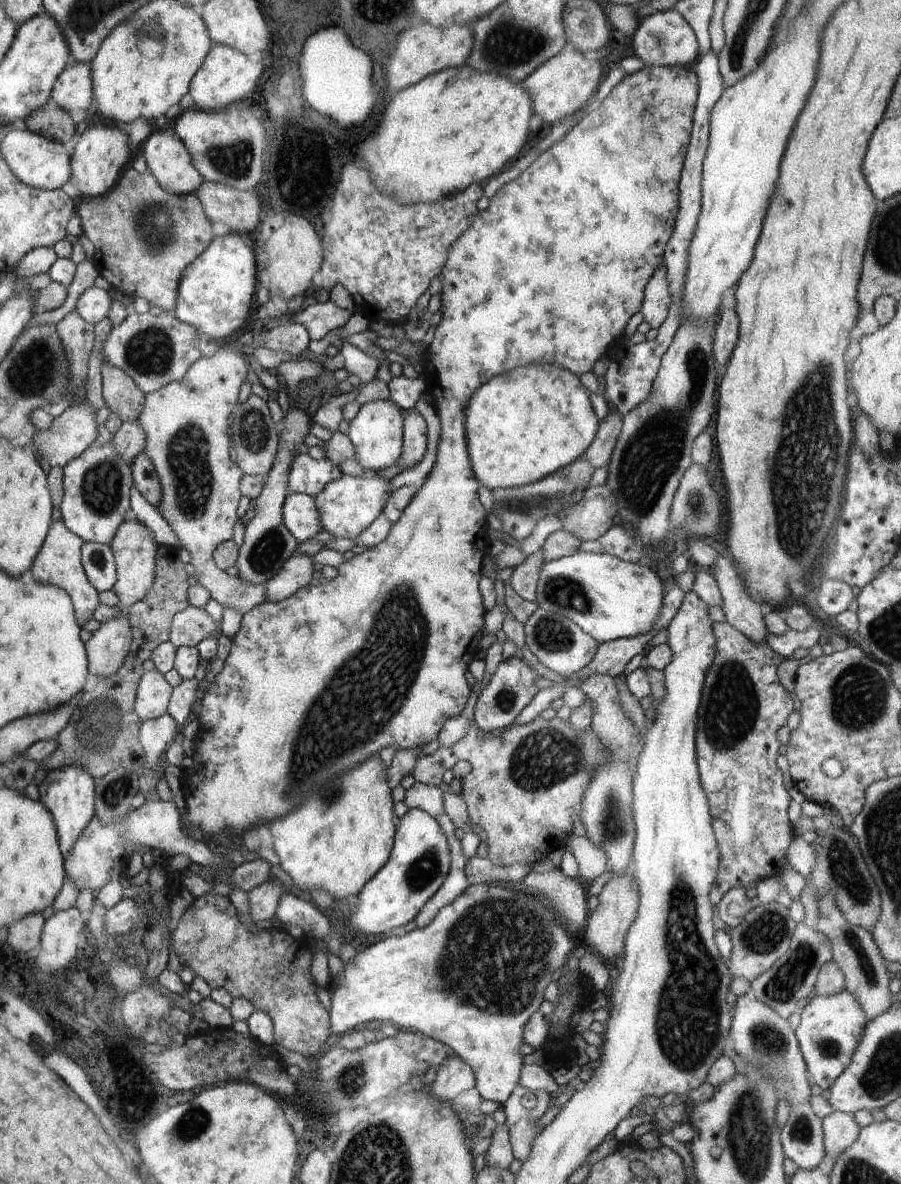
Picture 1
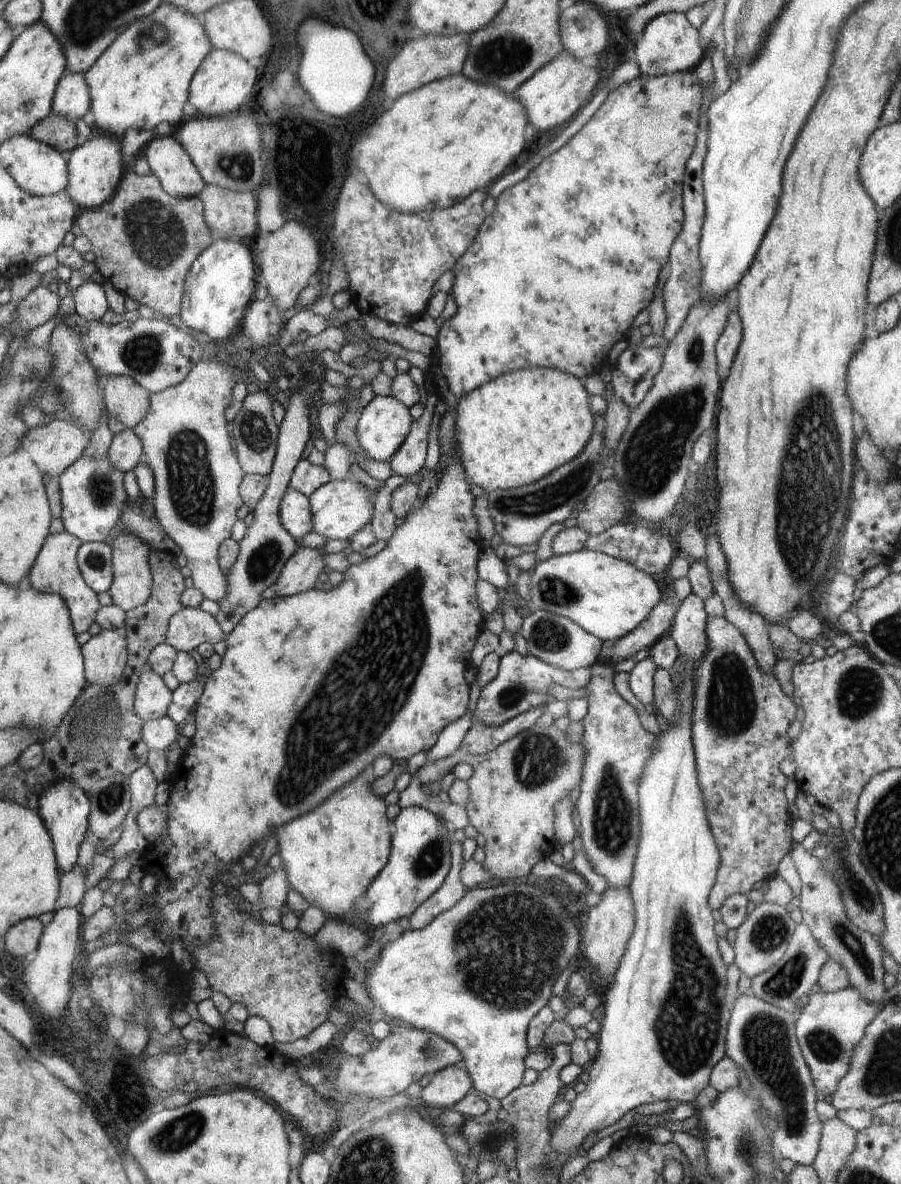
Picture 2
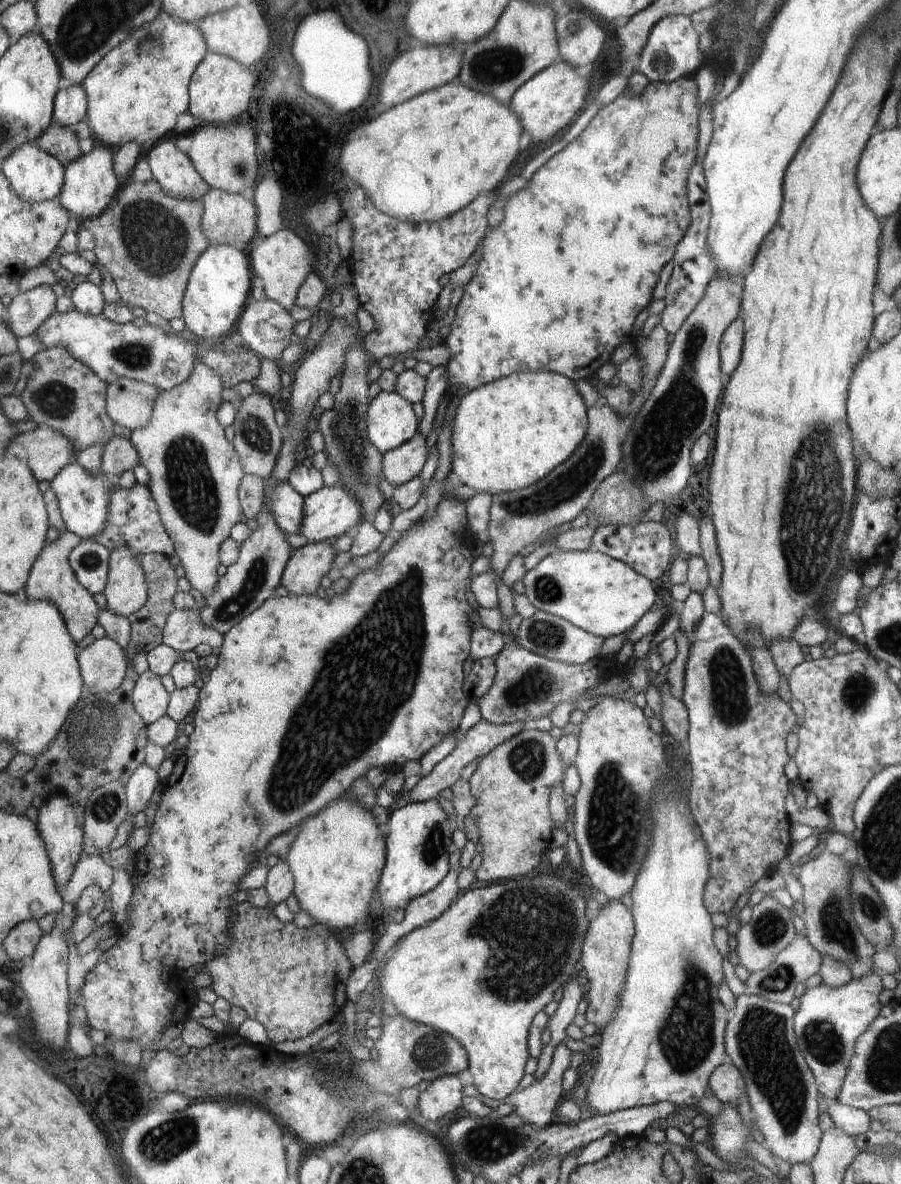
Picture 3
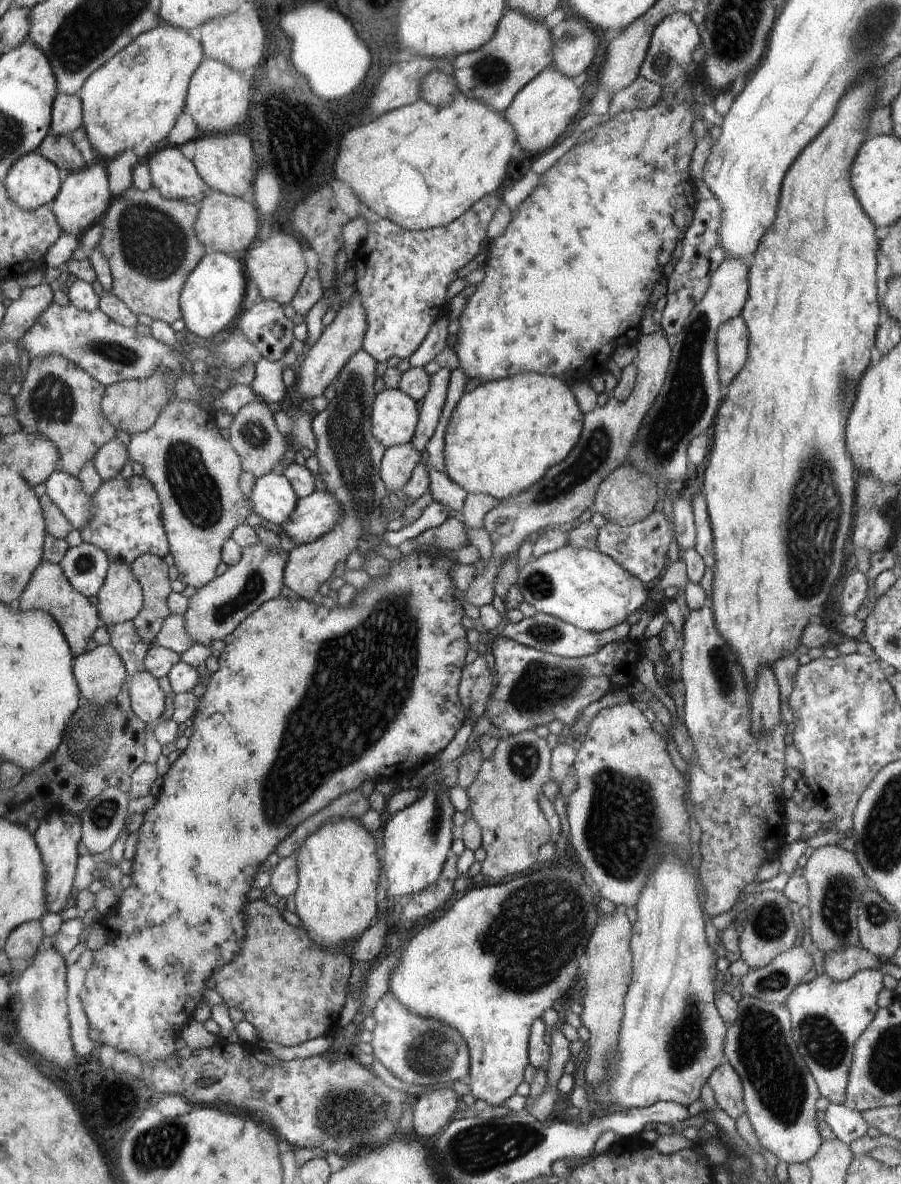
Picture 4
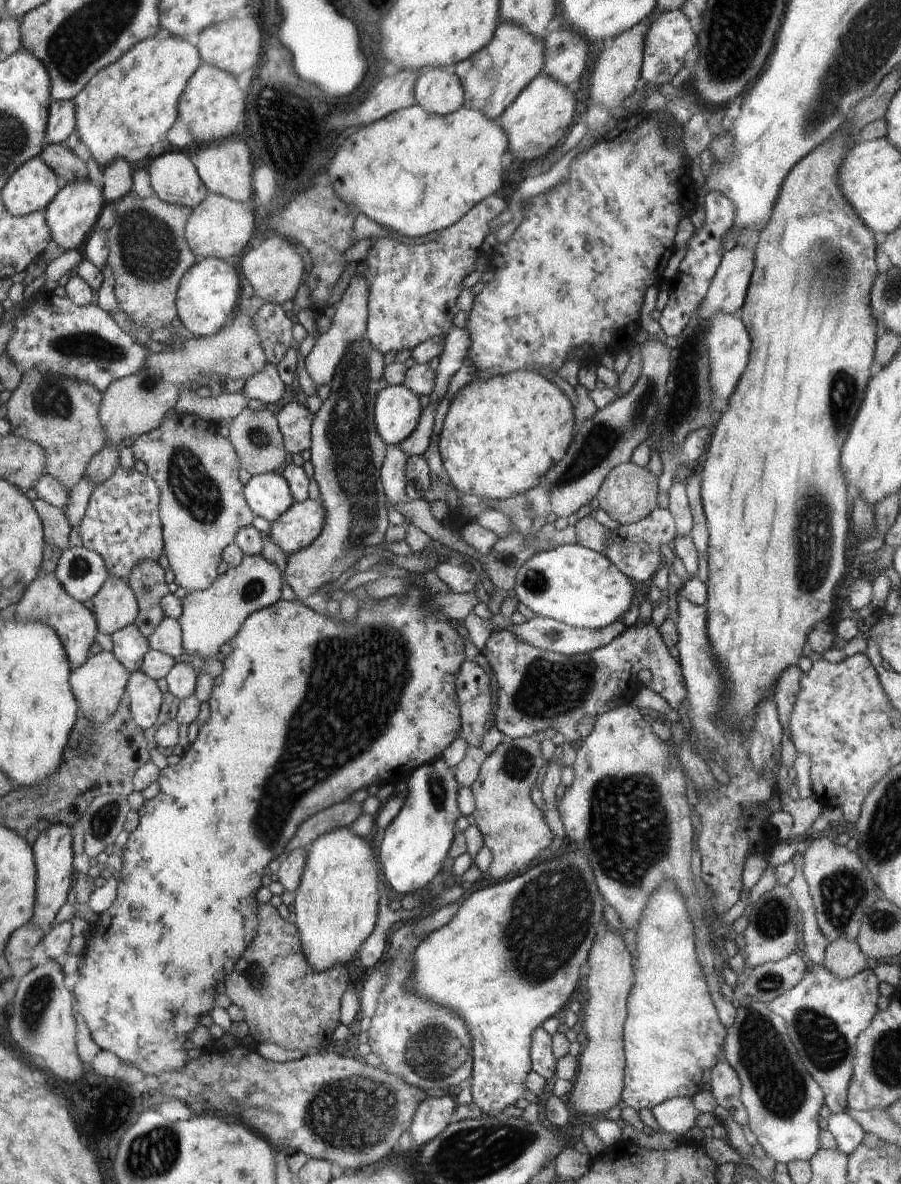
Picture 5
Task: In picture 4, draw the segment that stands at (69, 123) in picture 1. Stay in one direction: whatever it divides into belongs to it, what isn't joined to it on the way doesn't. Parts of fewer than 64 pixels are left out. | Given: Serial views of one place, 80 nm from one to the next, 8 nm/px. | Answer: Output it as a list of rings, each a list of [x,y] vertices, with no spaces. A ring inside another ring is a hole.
[[[49,134],[41,142],[37,151],[54,166],[57,166],[63,174],[80,172],[86,168],[82,155],[75,148],[69,136],[56,137]]]

